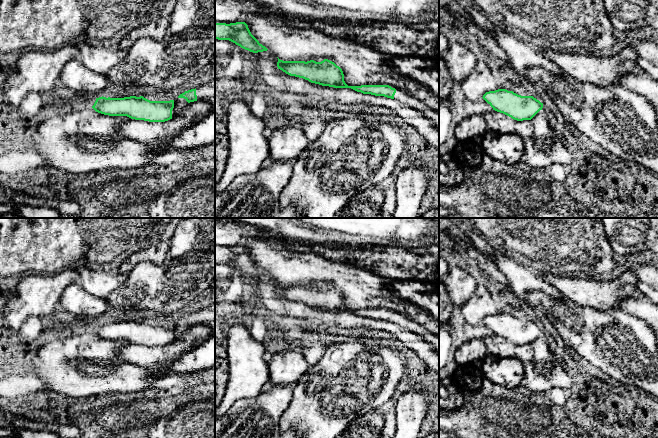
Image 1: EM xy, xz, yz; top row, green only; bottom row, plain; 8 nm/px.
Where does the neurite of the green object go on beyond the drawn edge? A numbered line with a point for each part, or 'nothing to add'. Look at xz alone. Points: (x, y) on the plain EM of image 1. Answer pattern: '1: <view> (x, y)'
1: xz (402, 321)

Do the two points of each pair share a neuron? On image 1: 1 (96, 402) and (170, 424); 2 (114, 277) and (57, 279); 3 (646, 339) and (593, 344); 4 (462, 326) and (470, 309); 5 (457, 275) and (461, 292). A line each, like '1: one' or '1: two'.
1: two
2: two
3: one
4: two
5: one

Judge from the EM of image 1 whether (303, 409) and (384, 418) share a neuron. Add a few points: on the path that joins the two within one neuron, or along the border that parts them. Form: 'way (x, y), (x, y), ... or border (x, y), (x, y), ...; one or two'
border (383, 404), (355, 418), (345, 427); two

